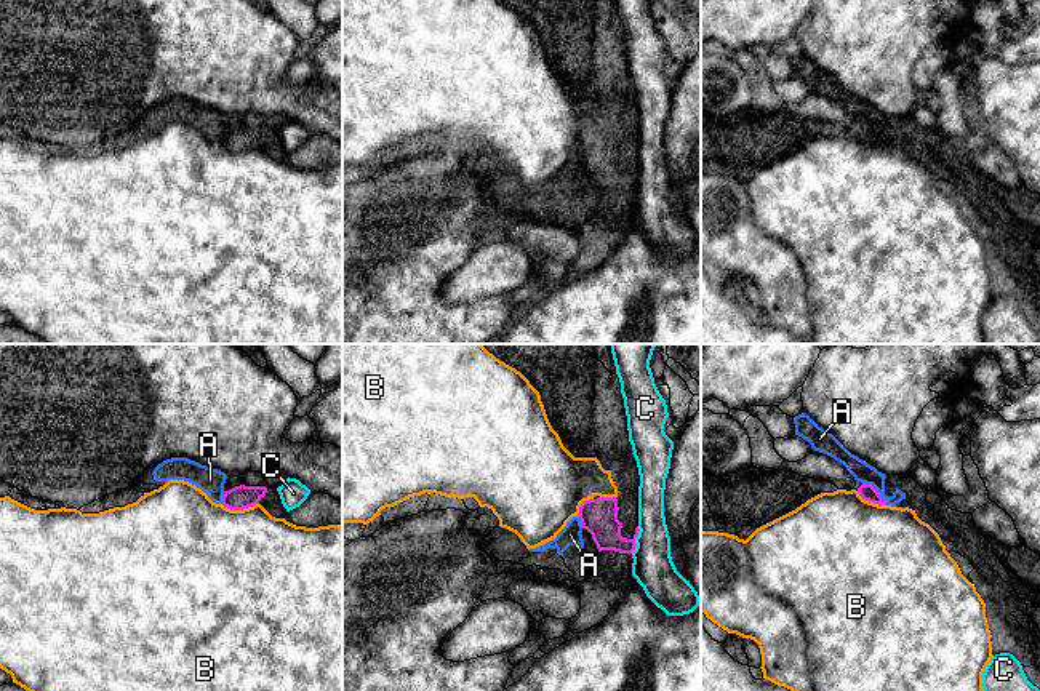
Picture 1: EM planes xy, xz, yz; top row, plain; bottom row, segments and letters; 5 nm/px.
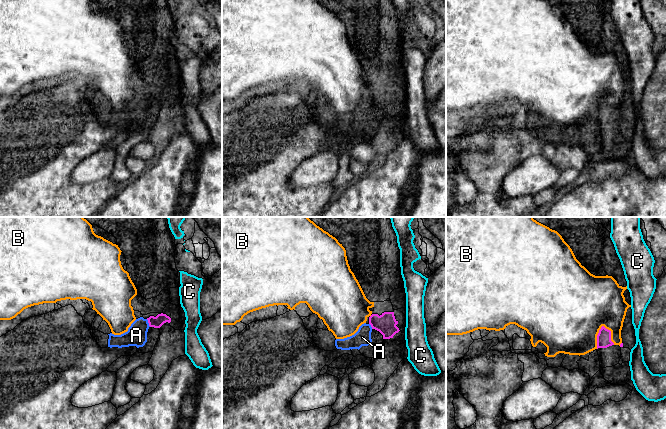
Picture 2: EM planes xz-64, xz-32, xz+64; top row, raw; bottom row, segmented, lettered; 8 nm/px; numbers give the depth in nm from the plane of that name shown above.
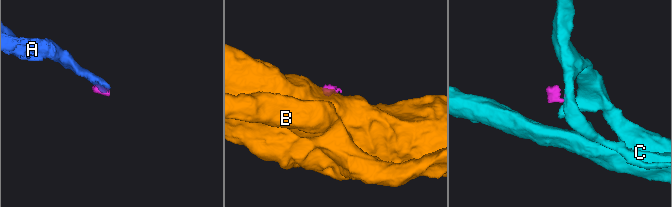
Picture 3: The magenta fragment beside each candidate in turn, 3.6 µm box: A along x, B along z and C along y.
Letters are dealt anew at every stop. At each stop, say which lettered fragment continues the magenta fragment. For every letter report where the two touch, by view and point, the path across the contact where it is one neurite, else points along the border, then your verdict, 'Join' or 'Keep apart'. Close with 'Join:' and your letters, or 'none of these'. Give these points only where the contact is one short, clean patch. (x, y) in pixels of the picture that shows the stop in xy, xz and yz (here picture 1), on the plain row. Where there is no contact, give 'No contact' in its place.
A: Touches magenta at yz (877, 133). Boundary: yz (863, 123), (869, 125), (887, 146). Keep apart
B: Touches magenta at xy (240, 151). Boundary: xy (221, 144), (231, 151), (247, 151), (258, 146). Keep apart
C: Touches magenta at xz (634, 181). Boundary: xz (639, 168), (636, 189), (631, 194). Keep apart
Join: none of these

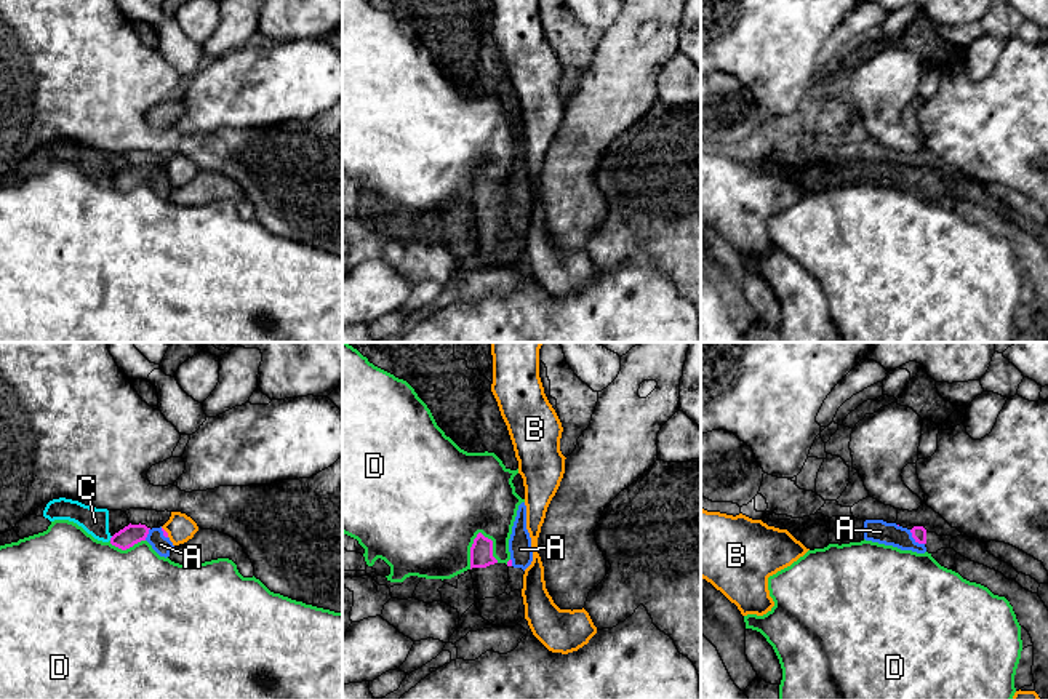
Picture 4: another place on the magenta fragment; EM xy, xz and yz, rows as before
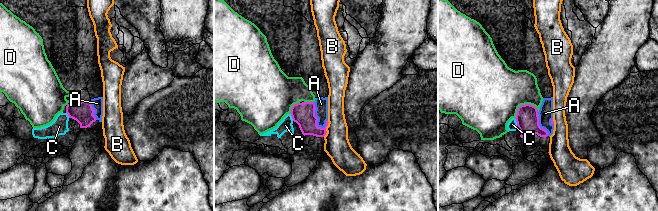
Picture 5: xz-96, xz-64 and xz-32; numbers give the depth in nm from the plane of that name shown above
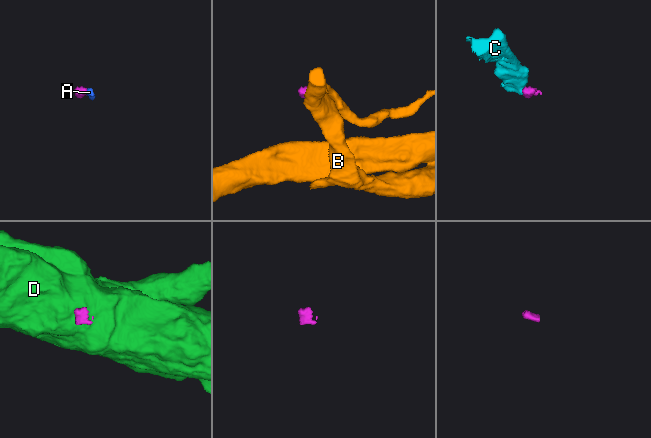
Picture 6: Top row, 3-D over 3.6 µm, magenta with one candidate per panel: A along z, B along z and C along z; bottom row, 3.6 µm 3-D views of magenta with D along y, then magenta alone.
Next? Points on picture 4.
A: Touches magenta at yz (916, 181). Path across: yz (919, 175), (916, 181), (904, 181), (880, 173). Join
B: Touches magenta at xy (165, 173). Boundary: xy (162, 168), (168, 178). Keep apart
C: Touches magenta at xy (111, 179). Boundary: xy (112, 178), (109, 181). Keep apart
D: Touches magenta at xz (471, 192). Boundary: xz (480, 173), (471, 189), (469, 210). Keep apart
Join: A

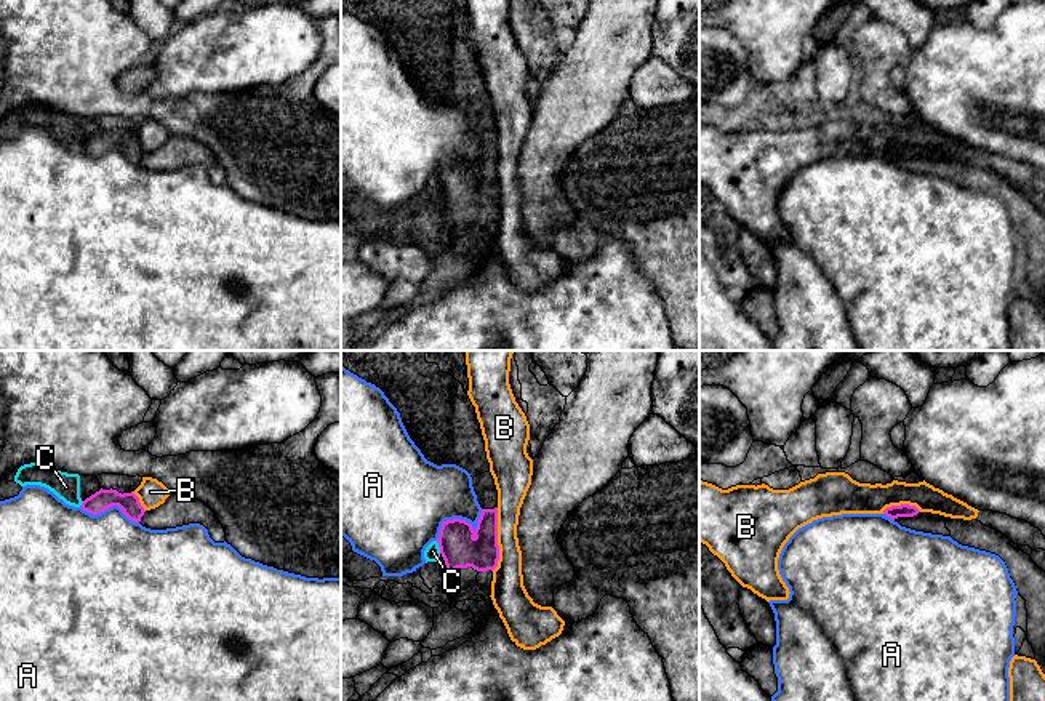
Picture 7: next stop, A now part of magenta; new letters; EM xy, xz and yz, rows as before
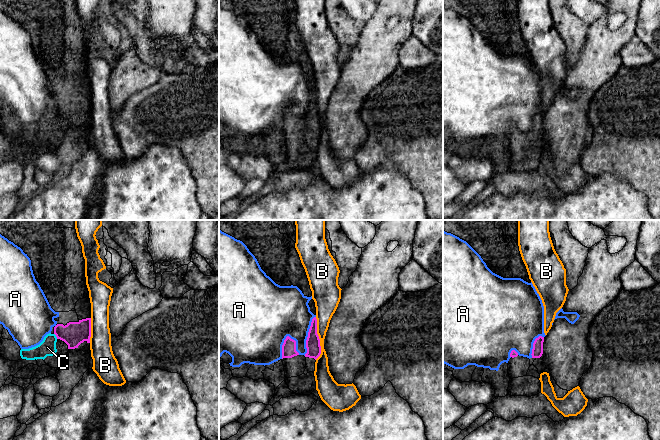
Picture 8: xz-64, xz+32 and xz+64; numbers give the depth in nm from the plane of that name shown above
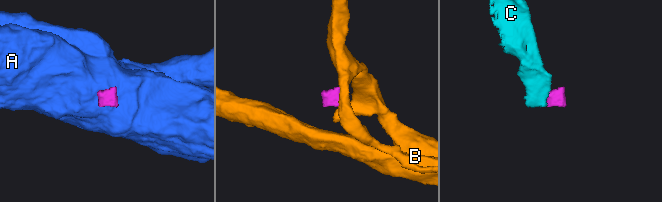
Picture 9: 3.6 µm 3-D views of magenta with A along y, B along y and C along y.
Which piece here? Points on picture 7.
A: Touches magenta at xz (460, 160). Boundary: xz (482, 151), (474, 170), (464, 162), (447, 160), (436, 181). Keep apart
B: Touches magenta at xz (496, 181). Boundary: xz (498, 149), (498, 205), (492, 212). Keep apart
C: Touches magenta at xz (439, 188). Boundary: xz (436, 183), (440, 194). Keep apart
Join: none of these

